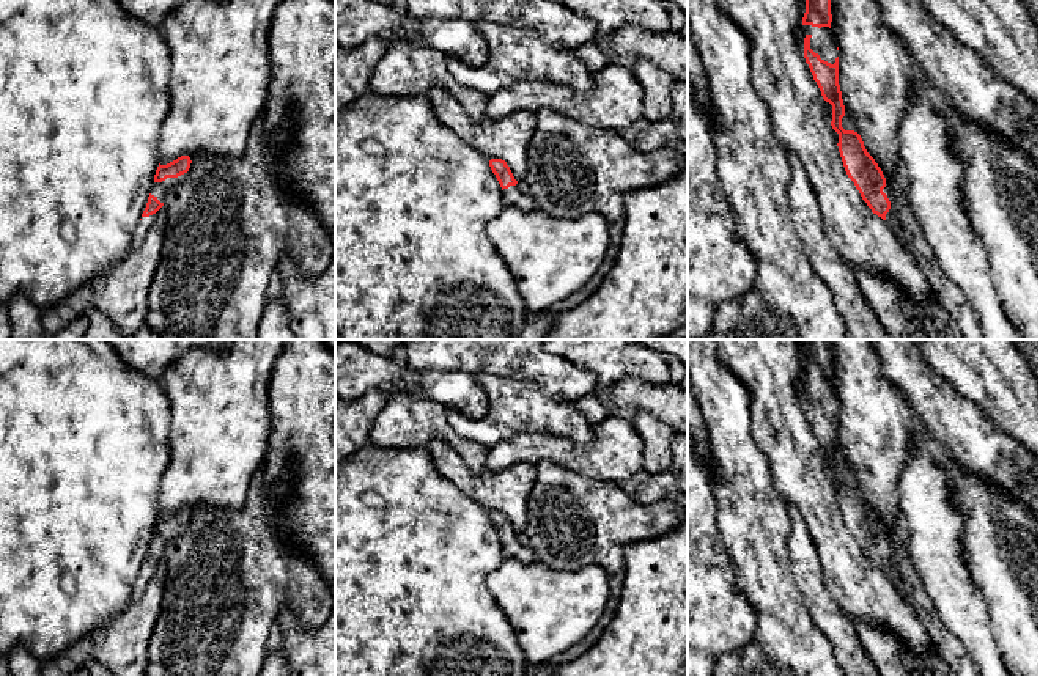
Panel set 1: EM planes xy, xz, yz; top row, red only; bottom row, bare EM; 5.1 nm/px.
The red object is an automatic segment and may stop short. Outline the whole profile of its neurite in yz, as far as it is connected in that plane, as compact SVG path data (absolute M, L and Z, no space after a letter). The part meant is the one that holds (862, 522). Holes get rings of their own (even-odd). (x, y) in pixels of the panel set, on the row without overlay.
M796 340L806 352L801 365L799 388L804 410L821 448L832 457L832 481L839 486L839 505L848 530L873 566L886 572L900 597L917 613L928 641L958 676L979 676L969 652L958 637L942 623L906 550L895 546L867 505L861 487L842 479L845 457L839 437L839 402L831 384L831 346L828 340Z

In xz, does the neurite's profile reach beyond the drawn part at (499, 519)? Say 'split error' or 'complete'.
split error

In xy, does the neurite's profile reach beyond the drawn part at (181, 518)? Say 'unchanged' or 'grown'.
grown

